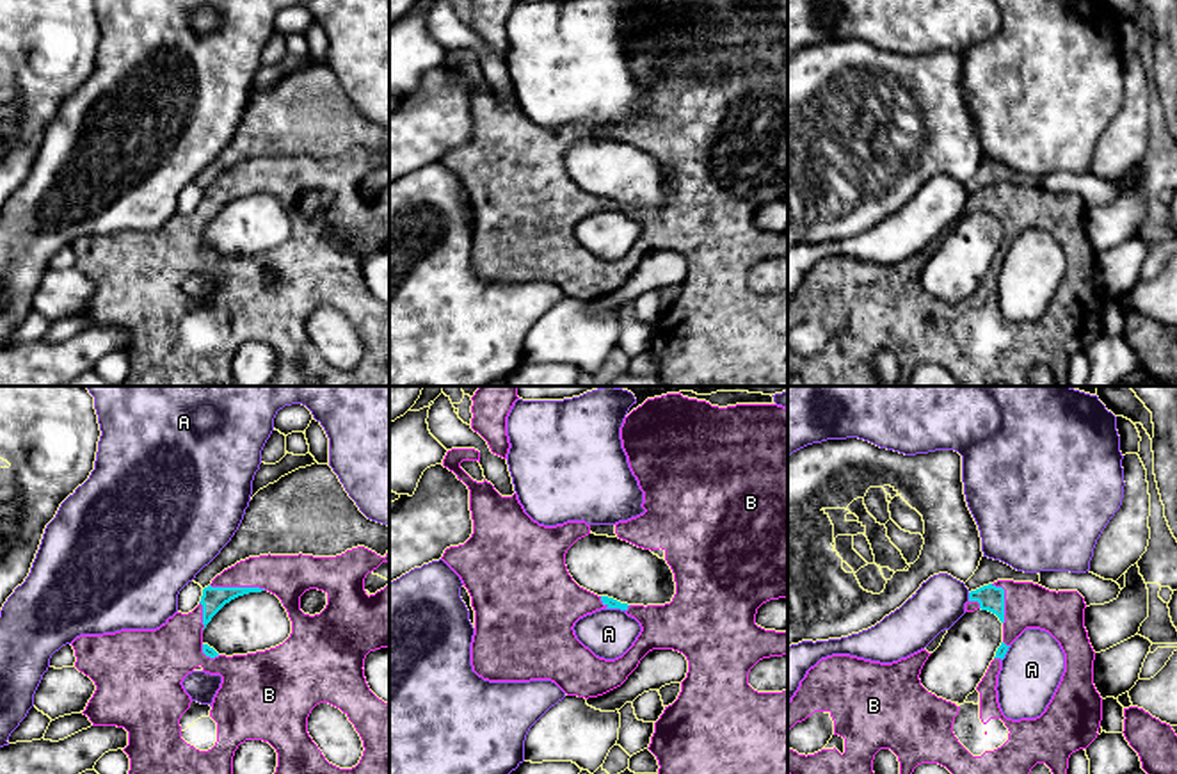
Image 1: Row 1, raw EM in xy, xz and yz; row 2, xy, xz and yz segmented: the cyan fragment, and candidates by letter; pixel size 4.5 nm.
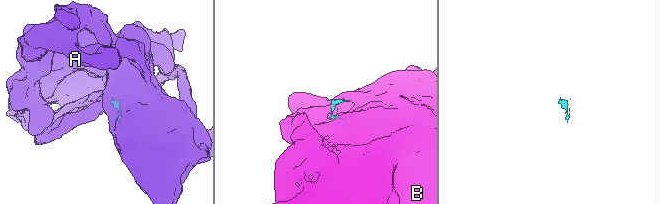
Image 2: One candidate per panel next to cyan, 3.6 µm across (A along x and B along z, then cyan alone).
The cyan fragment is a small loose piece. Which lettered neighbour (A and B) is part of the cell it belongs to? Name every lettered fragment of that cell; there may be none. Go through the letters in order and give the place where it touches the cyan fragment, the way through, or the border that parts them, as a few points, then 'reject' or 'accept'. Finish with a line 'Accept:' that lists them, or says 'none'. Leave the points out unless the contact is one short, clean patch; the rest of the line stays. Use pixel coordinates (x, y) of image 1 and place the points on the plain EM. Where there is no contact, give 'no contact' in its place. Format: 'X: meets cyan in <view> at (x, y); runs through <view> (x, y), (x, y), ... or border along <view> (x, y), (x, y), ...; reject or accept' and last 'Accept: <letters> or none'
A: meets cyan in xz at (616, 209); reject
B: meets cyan in xy at (239, 189); accept
Accept: B

